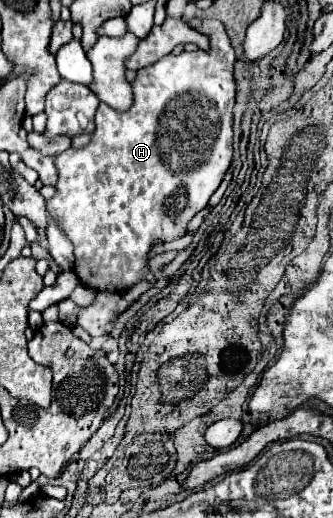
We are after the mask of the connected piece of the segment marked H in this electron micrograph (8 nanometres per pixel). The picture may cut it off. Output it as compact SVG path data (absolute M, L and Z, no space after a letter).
M194 19L190 23L190 27L206 27L206 35L210 39L210 49L208 51L198 49L198 51L192 51L192 53L166 55L160 61L156 61L148 67L142 67L136 73L136 79L132 83L132 93L134 93L132 107L124 113L116 113L114 109L106 107L106 103L100 103L100 107L96 111L96 131L94 131L90 143L84 149L68 149L54 159L56 169L58 169L58 183L56 183L54 197L46 201L46 209L48 209L50 219L54 219L58 223L58 227L64 231L64 235L72 241L74 255L76 255L74 271L78 273L82 283L90 289L96 289L96 291L124 291L124 289L132 287L134 283L138 283L146 275L146 263L148 263L148 255L152 251L152 243L156 239L174 241L174 239L186 235L188 221L208 205L208 199L220 187L220 183L222 183L222 179L224 179L224 175L230 167L230 161L232 161L232 107L234 107L234 95L236 95L234 77L232 77L232 67L234 67L234 61L236 61L234 59L234 47L230 43L230 37L226 35L224 25L218 19Z

